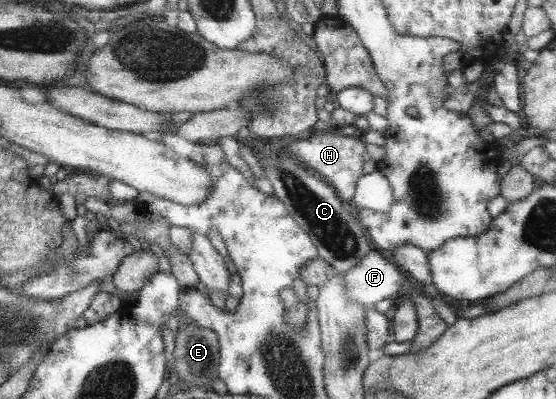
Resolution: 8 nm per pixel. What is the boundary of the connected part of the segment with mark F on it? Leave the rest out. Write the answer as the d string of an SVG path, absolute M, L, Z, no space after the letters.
M373 248L344 273L348 297L365 308L383 298L397 300L409 282L388 255Z

